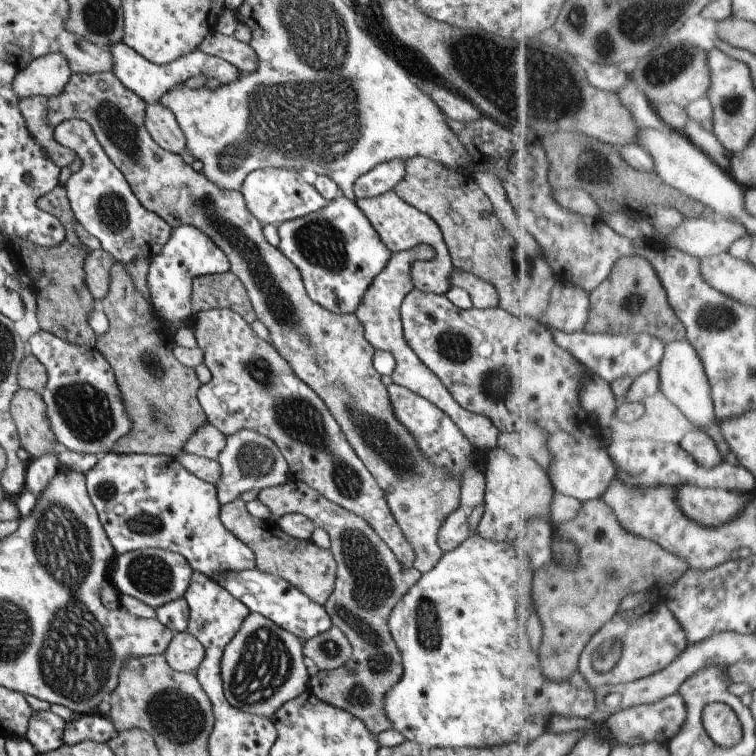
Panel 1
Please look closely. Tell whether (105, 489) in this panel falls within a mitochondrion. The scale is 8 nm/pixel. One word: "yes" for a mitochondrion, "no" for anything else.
yes

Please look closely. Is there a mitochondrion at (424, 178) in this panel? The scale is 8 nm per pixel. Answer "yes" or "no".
yes

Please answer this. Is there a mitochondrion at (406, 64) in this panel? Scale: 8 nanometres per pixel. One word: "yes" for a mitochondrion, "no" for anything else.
no

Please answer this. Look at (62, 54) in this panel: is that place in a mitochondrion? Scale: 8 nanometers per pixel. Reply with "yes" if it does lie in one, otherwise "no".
no

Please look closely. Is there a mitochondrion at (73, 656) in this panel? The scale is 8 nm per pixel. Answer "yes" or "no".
yes

